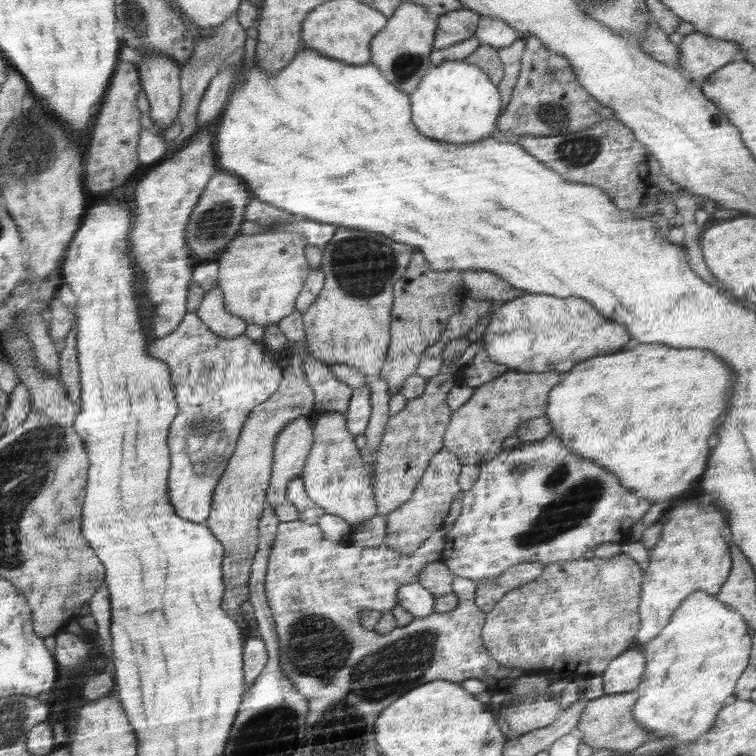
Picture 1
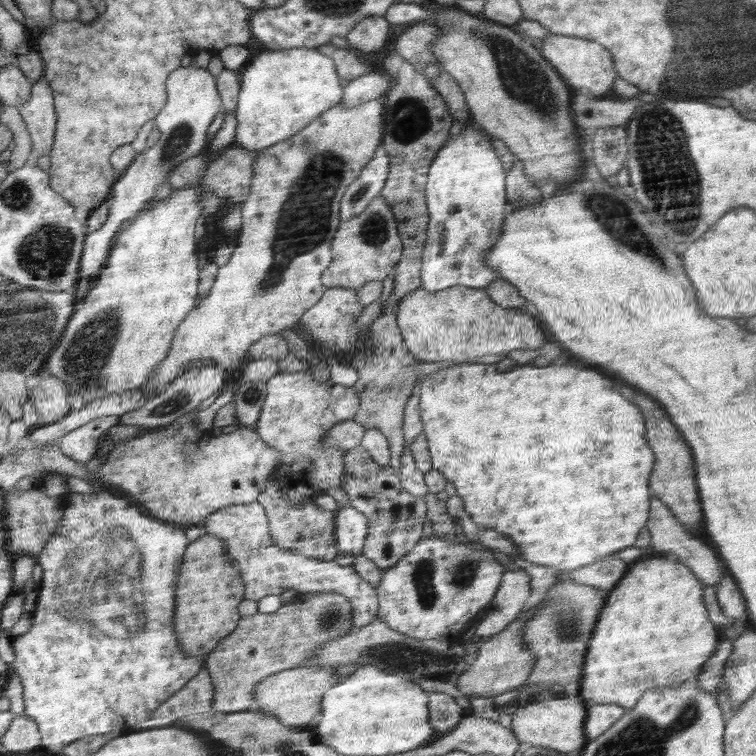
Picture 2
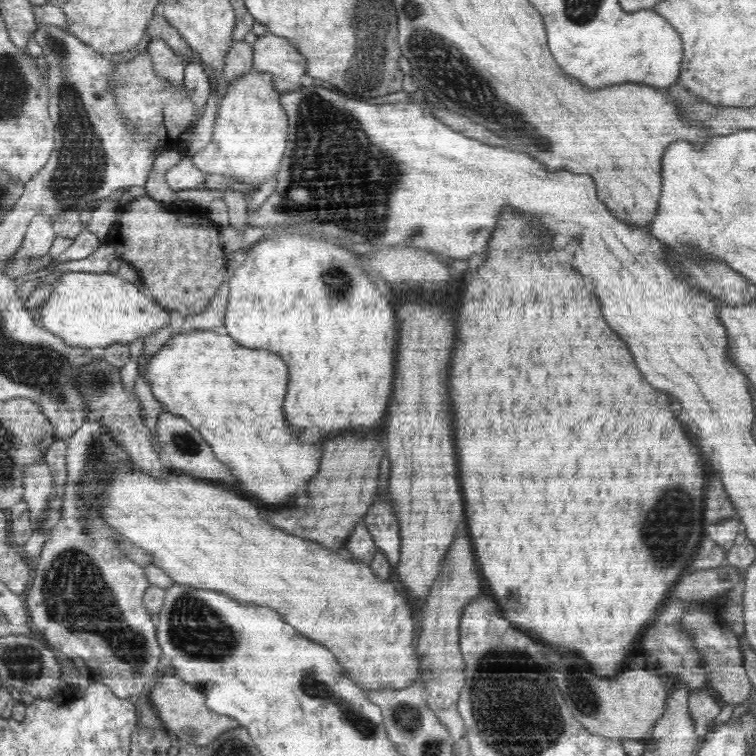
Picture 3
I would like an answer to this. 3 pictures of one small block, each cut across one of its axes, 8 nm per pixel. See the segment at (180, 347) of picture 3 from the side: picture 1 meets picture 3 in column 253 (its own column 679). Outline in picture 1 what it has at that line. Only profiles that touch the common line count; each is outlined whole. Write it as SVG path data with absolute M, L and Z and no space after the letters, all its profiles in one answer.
M660 343L633 344L626 350L588 358L568 371L560 385L548 394L546 415L553 432L565 446L584 458L596 458L624 478L624 486L640 490L644 498L668 500L686 492L706 470L710 454L708 436L716 420L726 412L734 388L734 370L708 349L688 350Z

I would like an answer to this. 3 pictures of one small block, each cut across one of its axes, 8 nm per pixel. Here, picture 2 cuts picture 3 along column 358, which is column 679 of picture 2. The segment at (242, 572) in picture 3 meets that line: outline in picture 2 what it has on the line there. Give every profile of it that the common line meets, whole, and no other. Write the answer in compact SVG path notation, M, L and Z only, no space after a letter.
M672 556L638 560L630 566L628 574L625 573L606 596L604 614L600 614L600 626L596 626L592 640L594 652L588 650L588 662L583 664L583 676L579 681L580 697L592 704L586 724L590 741L603 736L626 710L635 708L647 690L657 686L676 688L689 678L697 677L702 664L717 648L718 632L712 624L710 612L706 612L706 603L702 604L702 582L690 568Z

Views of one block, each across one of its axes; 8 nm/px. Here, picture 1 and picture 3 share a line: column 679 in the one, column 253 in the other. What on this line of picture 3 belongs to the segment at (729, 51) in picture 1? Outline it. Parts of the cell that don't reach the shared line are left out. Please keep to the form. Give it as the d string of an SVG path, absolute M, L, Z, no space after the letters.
M268 33L265 36L258 36L254 44L253 67L255 71L263 74L272 74L275 78L275 87L280 96L298 90L302 86L302 76L306 76L306 57L294 46L290 39Z

